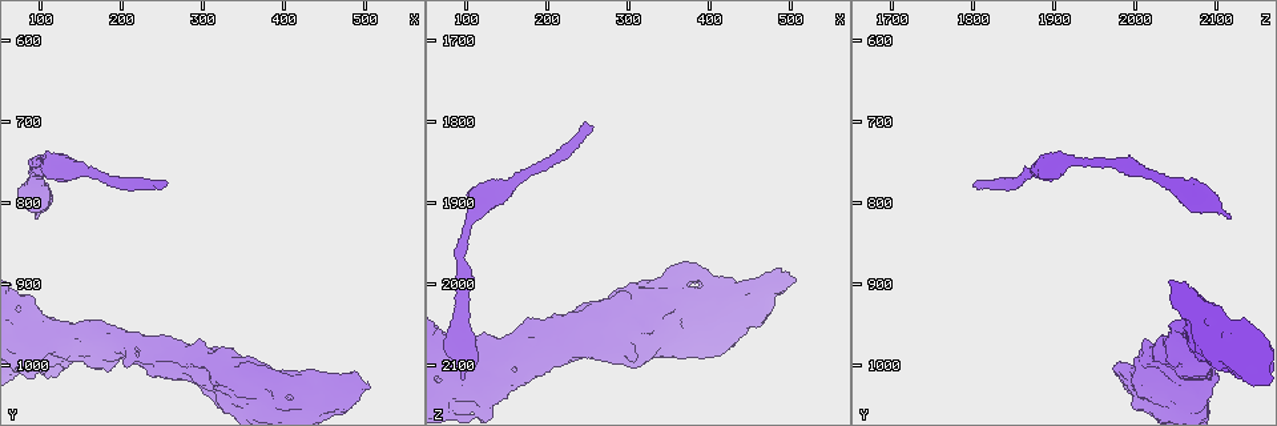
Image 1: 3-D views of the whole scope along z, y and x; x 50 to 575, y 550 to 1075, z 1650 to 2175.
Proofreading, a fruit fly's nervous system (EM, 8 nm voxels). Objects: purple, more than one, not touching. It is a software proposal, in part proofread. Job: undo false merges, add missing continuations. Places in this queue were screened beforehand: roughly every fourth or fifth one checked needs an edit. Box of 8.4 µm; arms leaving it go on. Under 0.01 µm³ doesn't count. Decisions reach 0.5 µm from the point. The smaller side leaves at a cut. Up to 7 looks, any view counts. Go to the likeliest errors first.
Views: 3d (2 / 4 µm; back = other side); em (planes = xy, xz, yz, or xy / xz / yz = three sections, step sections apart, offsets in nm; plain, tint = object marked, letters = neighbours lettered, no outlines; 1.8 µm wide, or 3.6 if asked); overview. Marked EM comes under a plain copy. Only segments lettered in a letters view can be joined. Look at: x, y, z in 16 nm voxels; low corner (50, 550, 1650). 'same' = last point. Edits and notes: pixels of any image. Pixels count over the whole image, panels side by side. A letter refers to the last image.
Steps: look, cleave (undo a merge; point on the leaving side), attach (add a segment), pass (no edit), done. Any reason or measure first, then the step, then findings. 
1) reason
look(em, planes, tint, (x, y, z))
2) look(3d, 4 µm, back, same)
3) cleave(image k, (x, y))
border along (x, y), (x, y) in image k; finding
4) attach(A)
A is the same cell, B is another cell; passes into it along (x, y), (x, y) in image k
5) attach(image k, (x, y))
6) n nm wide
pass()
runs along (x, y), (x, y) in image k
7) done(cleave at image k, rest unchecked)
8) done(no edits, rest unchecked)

end of a long branch
look(3d, 4 µm, (245, 775, 1805))

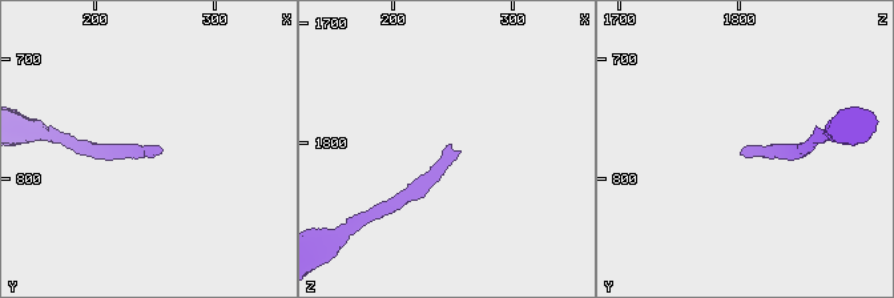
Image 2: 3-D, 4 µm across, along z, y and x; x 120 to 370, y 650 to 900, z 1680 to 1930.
need the tissue
look(em, planes, tint, (250, 774, 1802))

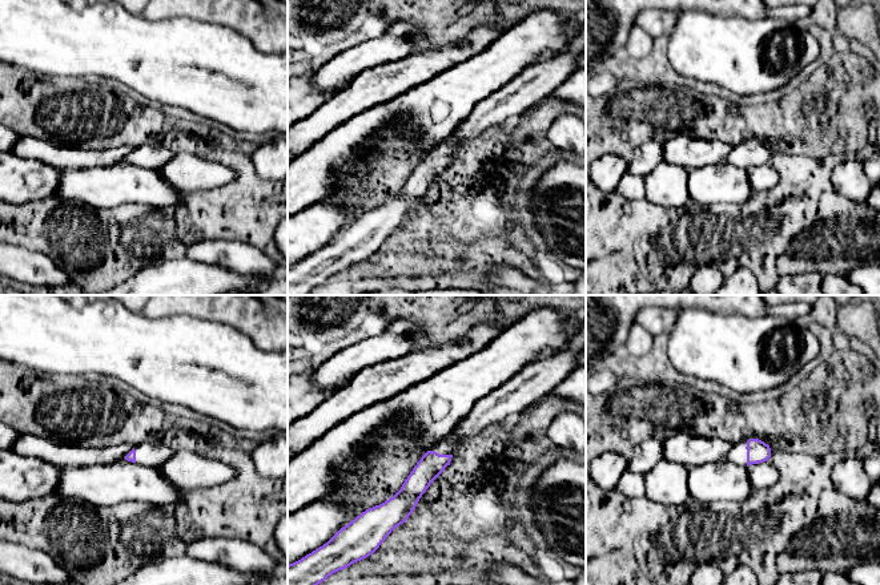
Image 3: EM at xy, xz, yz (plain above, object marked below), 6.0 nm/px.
what lies round it
look(em, planes, letters, same)

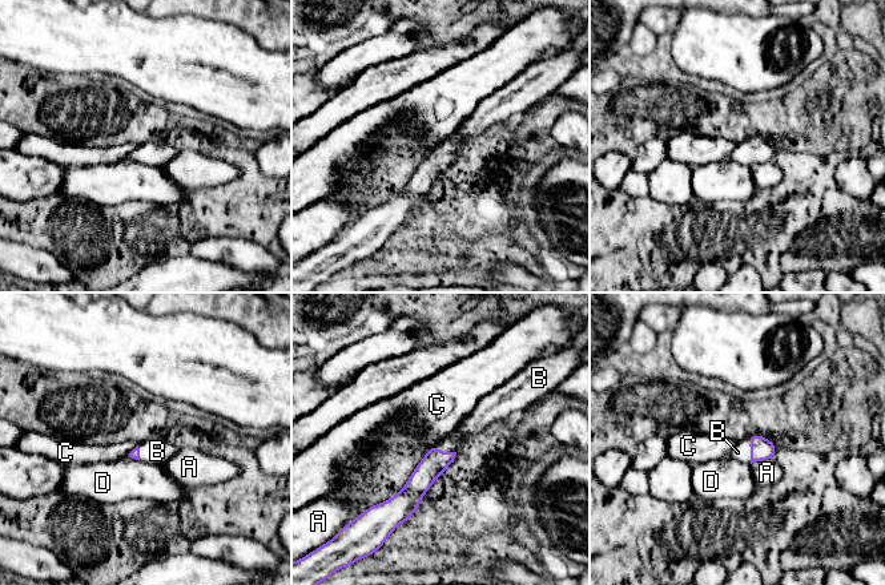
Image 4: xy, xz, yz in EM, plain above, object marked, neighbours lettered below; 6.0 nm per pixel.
B touches over 160 nm
attach(B)
B is the same cell, A, C and D are other cells; it goes on there

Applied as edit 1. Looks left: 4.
abrupt turn
look(3d, 4 µm, (375, 1035, 2025))

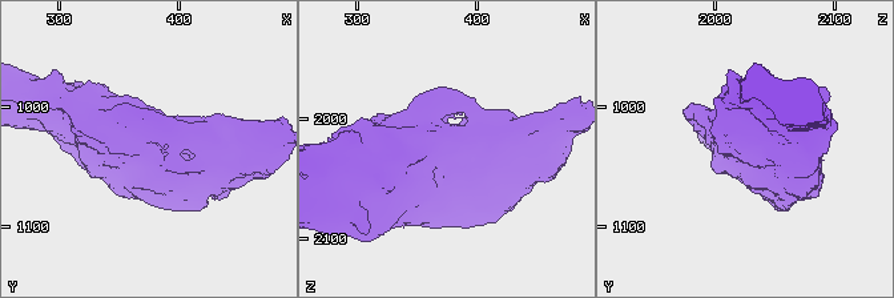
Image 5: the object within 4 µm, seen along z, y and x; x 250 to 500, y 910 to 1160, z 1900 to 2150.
shape alone is not enough
look(em, 3.6 µm, planes, letters, (372, 1032, 2026))

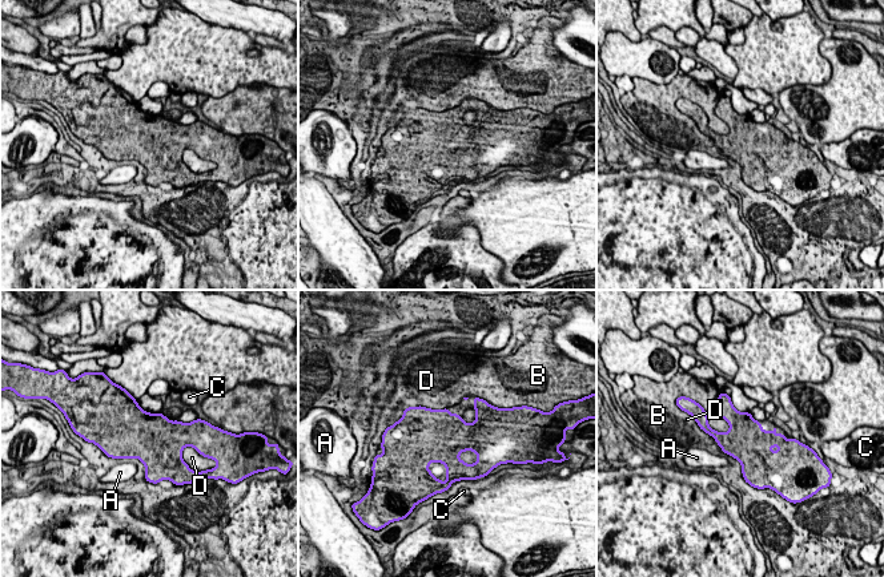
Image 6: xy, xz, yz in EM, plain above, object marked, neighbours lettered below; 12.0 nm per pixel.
D touches over 240 nm
pass()
A, B, C and D are other cells; border along (474, 408), (474, 419), (463, 422) in image 6; continuous, no second cell

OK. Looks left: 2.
branch stops here
look(em, xy, step 16, tint, (510, 1030, 1990))

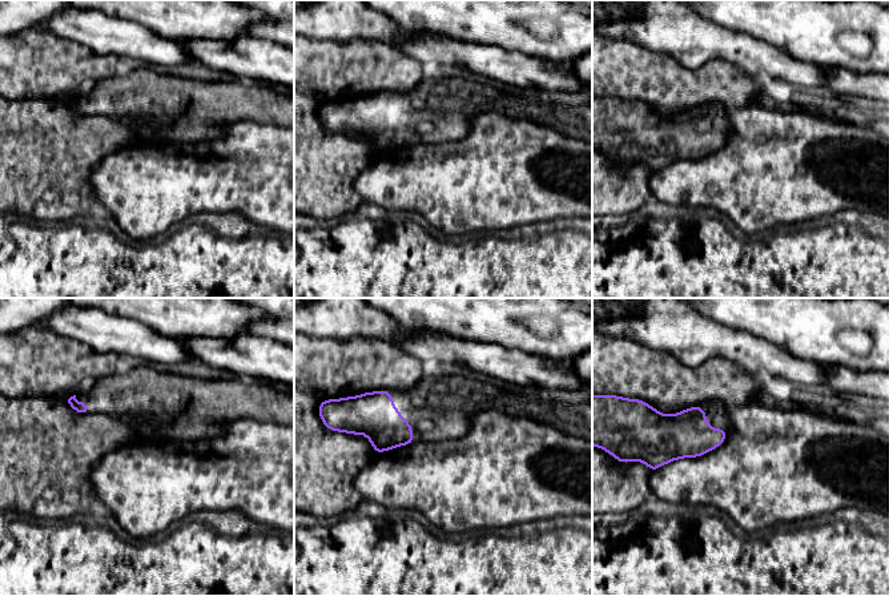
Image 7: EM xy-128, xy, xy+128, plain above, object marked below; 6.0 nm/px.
another direction
look(em, planes, letters, same)

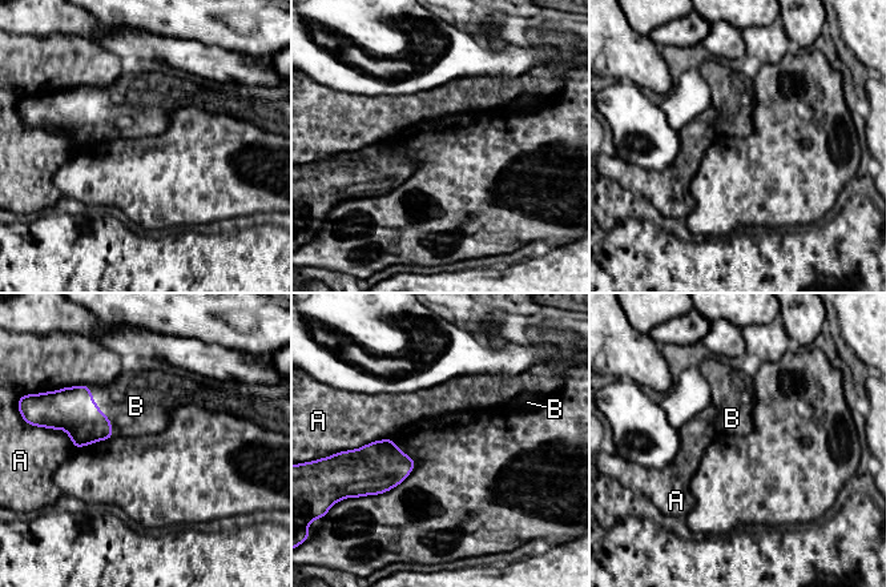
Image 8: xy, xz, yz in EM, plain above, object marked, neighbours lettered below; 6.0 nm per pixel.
attach(B)
B is the same cell, A is another cell; the cell continues

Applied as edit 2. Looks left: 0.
done(attach at image 4, attach at image 8, rest unchecked)

